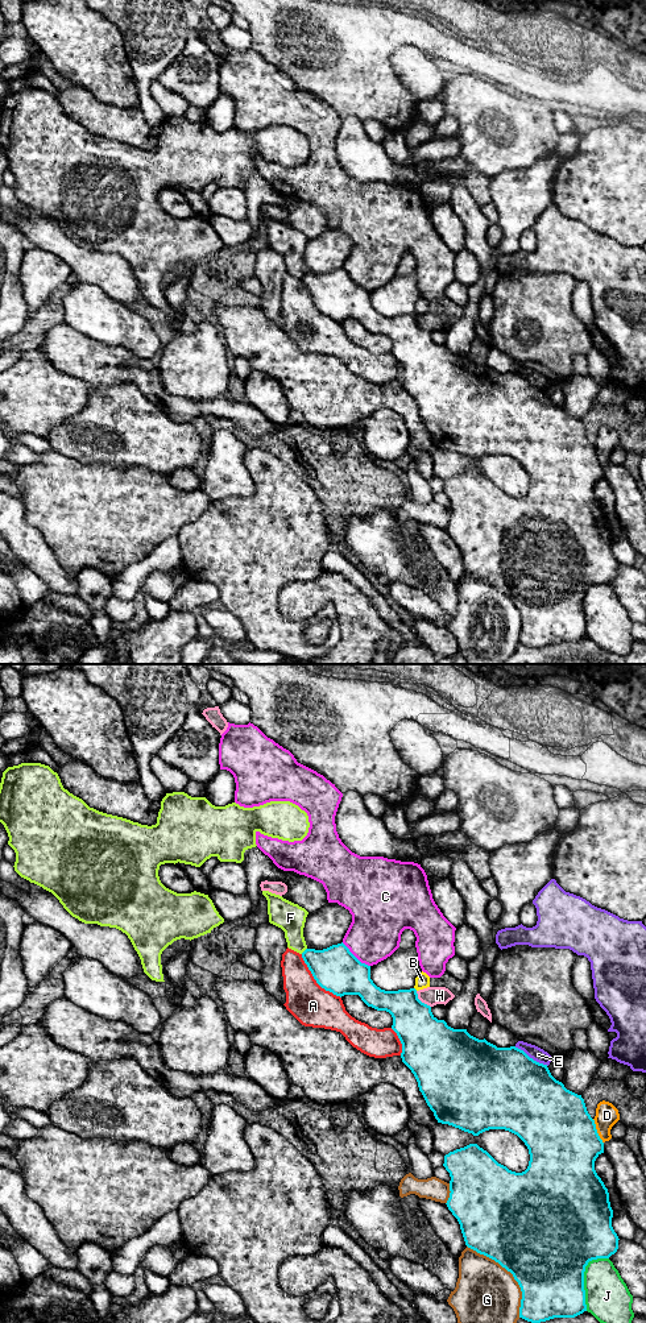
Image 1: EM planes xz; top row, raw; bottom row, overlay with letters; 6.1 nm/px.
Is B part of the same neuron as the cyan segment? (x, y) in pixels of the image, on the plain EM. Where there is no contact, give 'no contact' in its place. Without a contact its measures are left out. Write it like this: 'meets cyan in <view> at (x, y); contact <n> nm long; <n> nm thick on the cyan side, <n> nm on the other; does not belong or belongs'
no contact; does not belong

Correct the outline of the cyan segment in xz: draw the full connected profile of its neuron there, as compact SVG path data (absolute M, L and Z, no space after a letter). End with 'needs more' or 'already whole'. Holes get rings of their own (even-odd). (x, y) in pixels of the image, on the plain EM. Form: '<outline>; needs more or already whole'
M343 267L323 275L306 274L302 283L316 308L326 316L340 323L359 320L368 332L392 340L392 354L402 369L402 387L414 399L438 448L473 461L489 455L505 455L525 468L530 486L522 498L498 489L477 469L446 480L443 492L451 502L451 518L446 530L460 549L465 571L498 588L518 607L522 617L519 643L541 648L554 643L575 643L587 636L585 592L592 585L614 580L620 564L612 552L613 535L608 514L595 495L596 484L604 478L604 468L581 420L567 415L551 401L547 390L534 386L523 376L515 372L497 373L485 364L471 361L467 354L454 354L444 345L438 345L431 332L418 324L415 314L381 315L370 304L370 291L361 289Z; already whole

